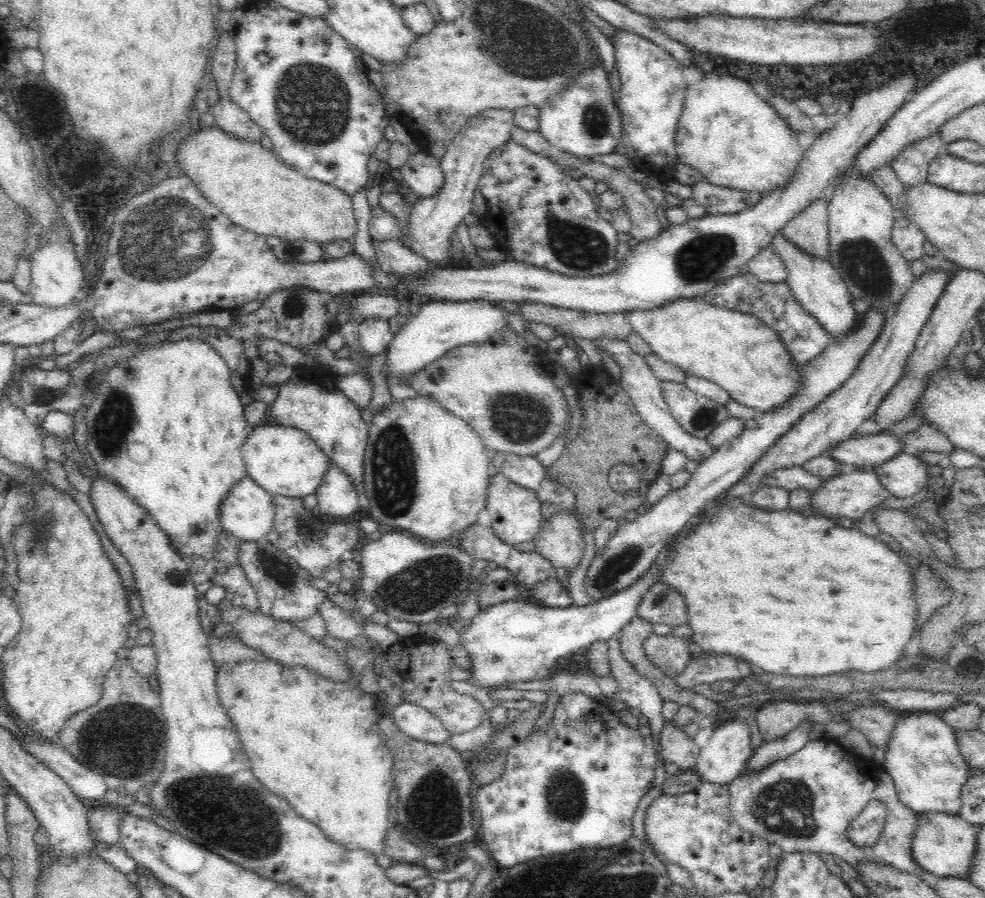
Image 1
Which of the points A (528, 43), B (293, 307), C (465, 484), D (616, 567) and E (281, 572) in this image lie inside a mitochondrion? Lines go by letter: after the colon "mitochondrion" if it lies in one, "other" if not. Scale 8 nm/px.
A: mitochondrion
B: mitochondrion
C: other
D: mitochondrion
E: mitochondrion

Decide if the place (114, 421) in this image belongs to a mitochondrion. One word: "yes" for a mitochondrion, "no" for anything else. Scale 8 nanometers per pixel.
yes

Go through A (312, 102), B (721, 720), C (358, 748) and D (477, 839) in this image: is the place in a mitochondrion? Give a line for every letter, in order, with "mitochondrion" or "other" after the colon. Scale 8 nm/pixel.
A: mitochondrion
B: other
C: other
D: other

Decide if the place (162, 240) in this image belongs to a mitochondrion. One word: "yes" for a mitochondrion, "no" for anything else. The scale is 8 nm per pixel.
yes

